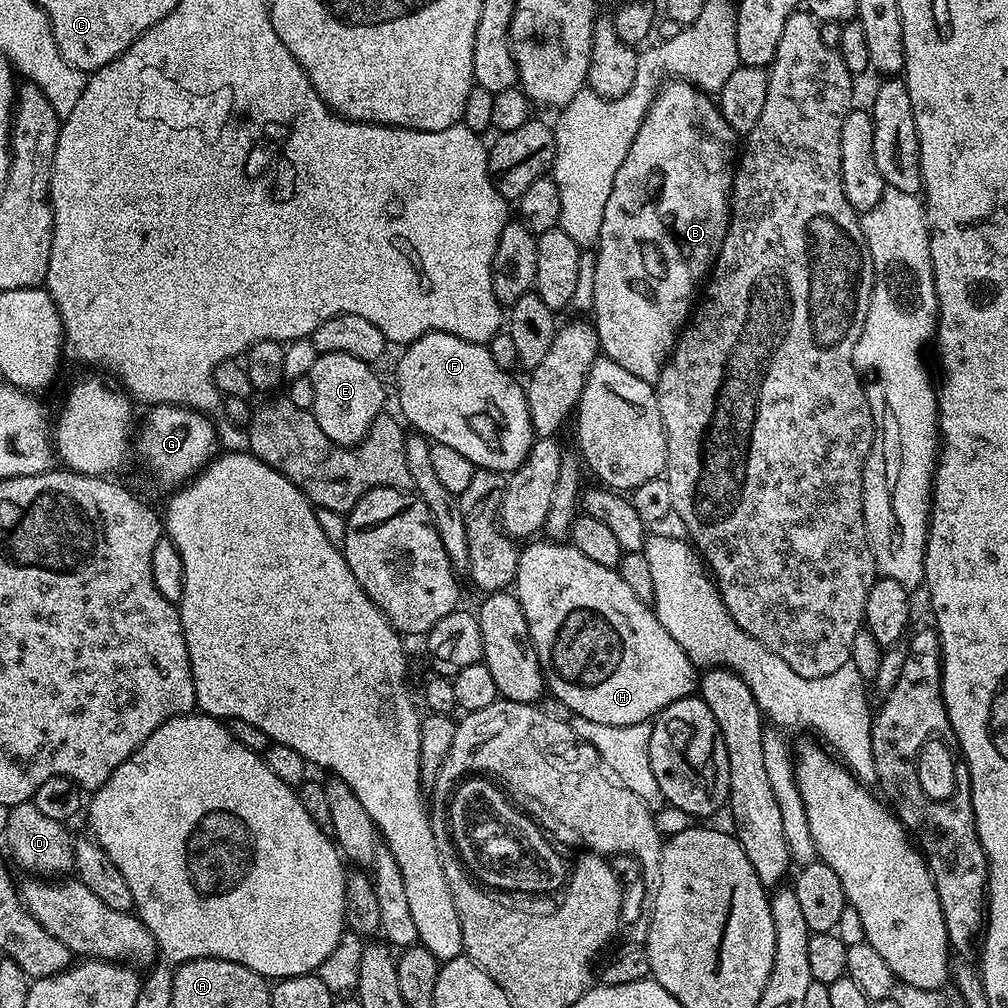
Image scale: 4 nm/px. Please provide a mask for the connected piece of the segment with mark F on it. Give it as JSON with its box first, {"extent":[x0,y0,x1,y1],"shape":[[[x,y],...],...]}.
{"extent":[396,332,534,474],"shape":[[[427,332],[425,336],[419,336],[417,340],[413,340],[401,352],[404,353],[401,354],[400,361],[396,364],[396,400],[400,403],[401,412],[399,412],[399,415],[409,425],[412,423],[416,427],[413,429],[419,435],[427,436],[432,444],[450,446],[452,449],[458,450],[458,454],[466,454],[466,458],[470,458],[470,462],[480,470],[511,474],[516,471],[518,466],[522,466],[522,462],[528,457],[528,451],[531,450],[534,443],[534,433],[530,422],[530,414],[528,413],[528,393],[525,385],[521,381],[519,384],[515,380],[517,377],[513,373],[502,370],[502,366],[498,366],[498,362],[494,362],[494,358],[490,358],[490,350],[485,345],[466,342],[466,338],[458,338],[454,334]]]}

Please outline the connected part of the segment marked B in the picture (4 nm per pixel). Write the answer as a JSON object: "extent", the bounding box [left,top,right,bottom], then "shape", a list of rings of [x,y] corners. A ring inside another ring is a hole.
{"extent":[591,78,737,385],"shape":[[[672,78],[653,95],[646,118],[640,124],[638,134],[630,146],[630,154],[626,154],[622,166],[618,166],[618,174],[614,174],[614,190],[610,190],[610,199],[606,202],[606,214],[602,214],[602,230],[596,252],[596,269],[594,270],[594,304],[591,311],[594,315],[596,314],[594,327],[600,339],[601,353],[607,359],[618,362],[618,366],[622,366],[622,370],[630,370],[630,374],[642,378],[647,384],[655,385],[660,371],[668,363],[668,357],[672,349],[676,347],[677,339],[693,311],[698,289],[705,277],[709,275],[710,265],[720,252],[720,243],[724,241],[724,235],[728,229],[734,161],[737,156],[737,133],[732,131],[726,118],[722,118],[717,101],[709,93],[702,91],[701,88],[695,88],[688,81]]]}

